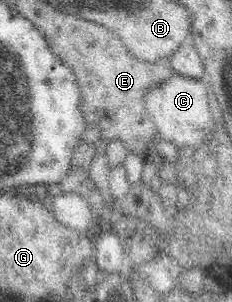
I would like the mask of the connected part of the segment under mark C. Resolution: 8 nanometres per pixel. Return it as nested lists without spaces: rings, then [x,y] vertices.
[[[171,75],[167,81],[145,93],[143,105],[163,142],[173,143],[177,148],[183,146],[192,148],[210,136],[211,115],[207,105],[207,93],[201,81],[181,75]]]

